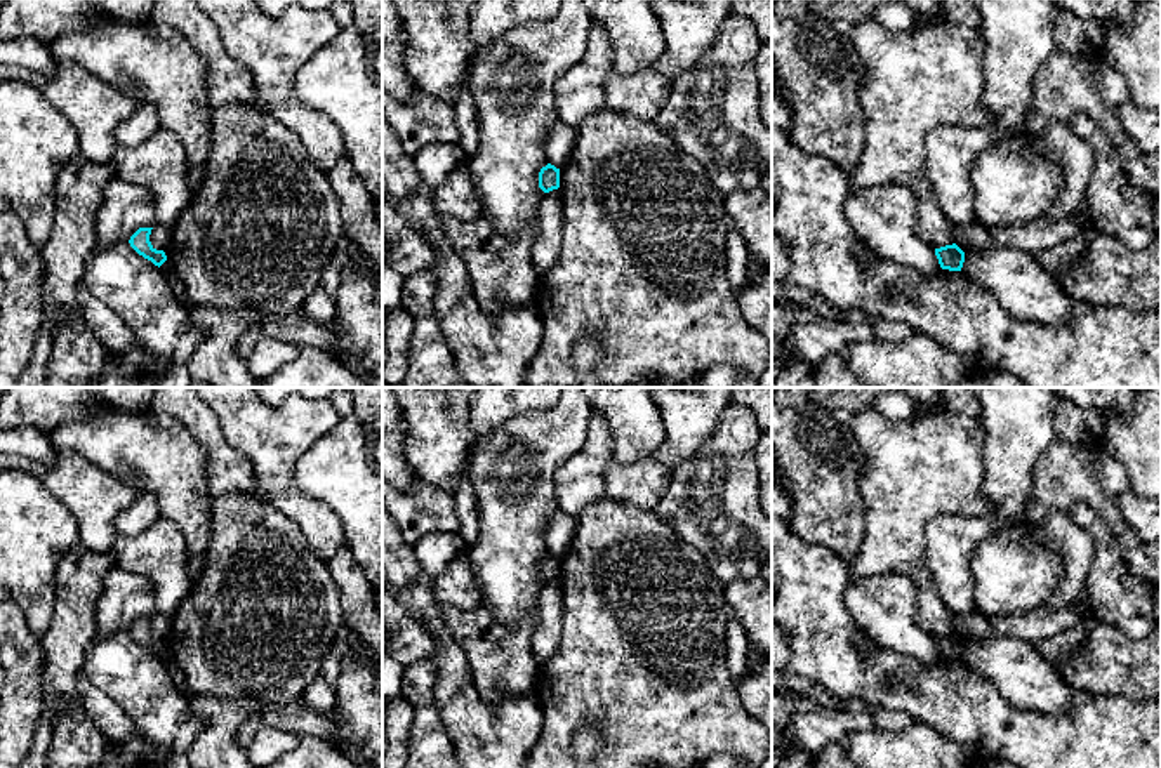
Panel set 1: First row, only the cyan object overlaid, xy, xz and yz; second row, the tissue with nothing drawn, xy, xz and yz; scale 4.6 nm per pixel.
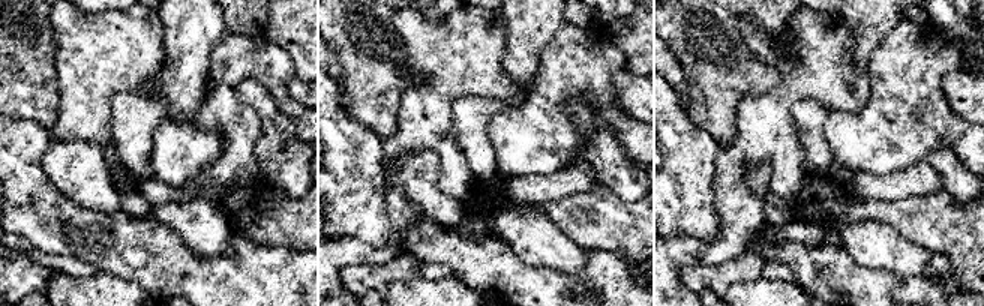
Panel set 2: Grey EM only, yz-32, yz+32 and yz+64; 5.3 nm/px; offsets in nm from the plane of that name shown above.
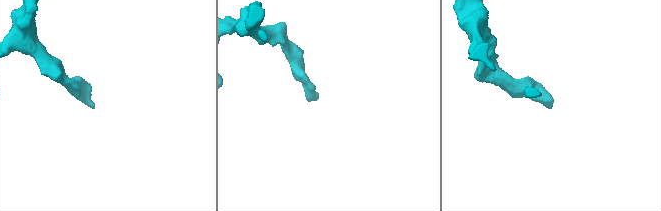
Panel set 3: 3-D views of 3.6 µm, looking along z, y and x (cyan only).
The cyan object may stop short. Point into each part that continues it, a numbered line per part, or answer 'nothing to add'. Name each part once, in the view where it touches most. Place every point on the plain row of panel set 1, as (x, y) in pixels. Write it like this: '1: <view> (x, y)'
nothing to add

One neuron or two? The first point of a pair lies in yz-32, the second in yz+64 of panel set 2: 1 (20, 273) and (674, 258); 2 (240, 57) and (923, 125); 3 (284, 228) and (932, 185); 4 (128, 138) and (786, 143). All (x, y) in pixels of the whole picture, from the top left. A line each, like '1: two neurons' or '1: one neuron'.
1: two neurons
2: one neuron
3: two neurons
4: two neurons

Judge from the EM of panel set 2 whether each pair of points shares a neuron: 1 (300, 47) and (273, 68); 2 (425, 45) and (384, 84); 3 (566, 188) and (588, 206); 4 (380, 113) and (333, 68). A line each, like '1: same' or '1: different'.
1: different
2: different
3: different
4: different

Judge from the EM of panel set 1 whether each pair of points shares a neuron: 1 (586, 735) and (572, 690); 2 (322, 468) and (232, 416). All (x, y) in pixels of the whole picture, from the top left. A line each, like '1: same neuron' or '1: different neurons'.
1: different neurons
2: different neurons

